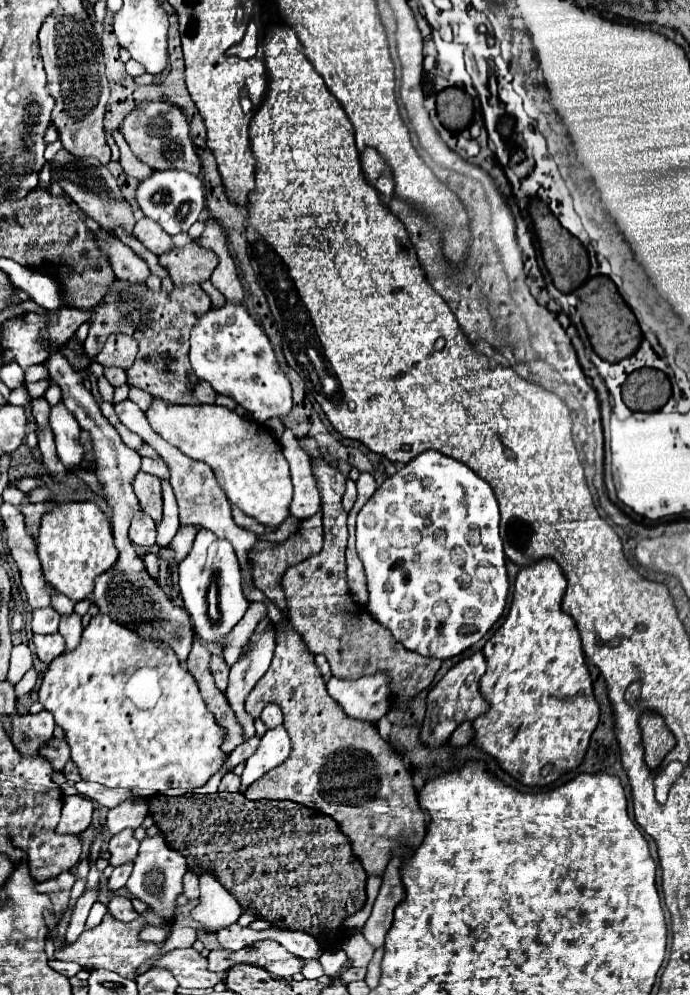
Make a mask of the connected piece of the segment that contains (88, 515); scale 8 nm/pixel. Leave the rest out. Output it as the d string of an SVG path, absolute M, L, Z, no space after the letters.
M93 501L57 503L47 511L37 533L37 553L49 585L73 601L89 597L93 593L93 579L111 569L117 557L111 523Z

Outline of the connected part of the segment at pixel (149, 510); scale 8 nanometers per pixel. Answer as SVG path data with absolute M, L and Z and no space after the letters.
M139 471L133 479L133 491L145 509L147 515L153 517L155 523L161 523L163 513L163 497L161 497L161 481L155 475Z

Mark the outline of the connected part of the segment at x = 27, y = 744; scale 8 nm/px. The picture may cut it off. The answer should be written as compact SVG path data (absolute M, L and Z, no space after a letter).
M41 711L37 715L15 715L11 741L21 755L37 755L39 747L53 737L53 715L49 711Z

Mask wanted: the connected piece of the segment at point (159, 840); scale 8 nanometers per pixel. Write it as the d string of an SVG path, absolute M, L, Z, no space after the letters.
M159 835L145 837L139 847L137 861L133 865L133 873L127 881L127 889L133 897L147 903L163 923L173 923L177 917L177 897L183 891L183 875L187 873L187 861L181 853L167 847L167 841Z

